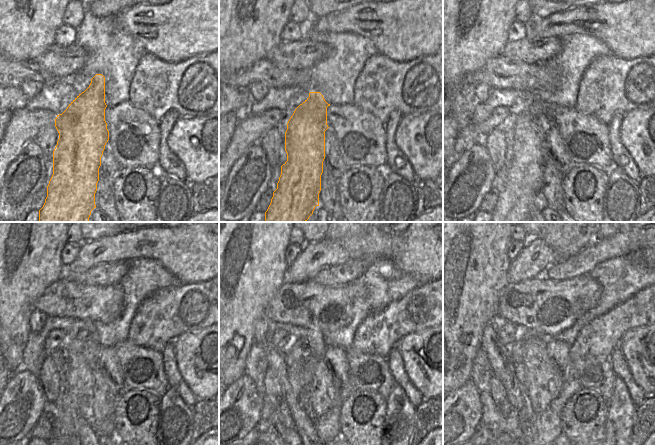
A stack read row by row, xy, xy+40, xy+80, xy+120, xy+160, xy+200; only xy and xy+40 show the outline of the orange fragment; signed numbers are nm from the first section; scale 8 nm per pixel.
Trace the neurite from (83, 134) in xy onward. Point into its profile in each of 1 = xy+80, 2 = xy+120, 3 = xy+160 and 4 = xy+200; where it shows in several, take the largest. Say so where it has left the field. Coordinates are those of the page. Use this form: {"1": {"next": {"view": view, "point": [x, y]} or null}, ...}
{"1": {"next": {"view": "xy+80", "point": [521, 191]}}, "2": {"next": {"view": "xy+120", "point": [74, 400]}}, "3": {"next": {"view": "xy+160", "point": [299, 375]}}, "4": {"next": {"view": "xy+200", "point": [522, 340]}}}

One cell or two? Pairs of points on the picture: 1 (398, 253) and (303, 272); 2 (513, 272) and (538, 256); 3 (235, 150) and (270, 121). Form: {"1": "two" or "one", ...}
{"1": "one", "2": "one", "3": "one"}

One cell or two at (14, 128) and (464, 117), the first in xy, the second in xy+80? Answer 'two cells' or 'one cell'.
two cells

